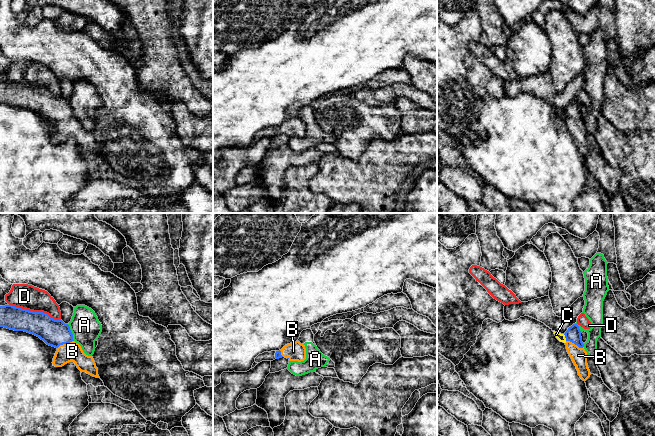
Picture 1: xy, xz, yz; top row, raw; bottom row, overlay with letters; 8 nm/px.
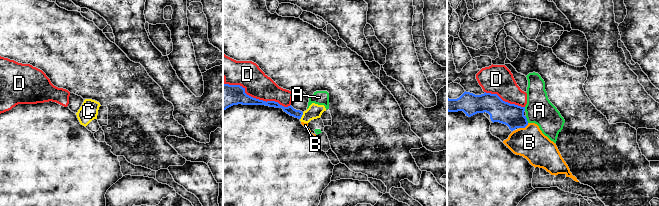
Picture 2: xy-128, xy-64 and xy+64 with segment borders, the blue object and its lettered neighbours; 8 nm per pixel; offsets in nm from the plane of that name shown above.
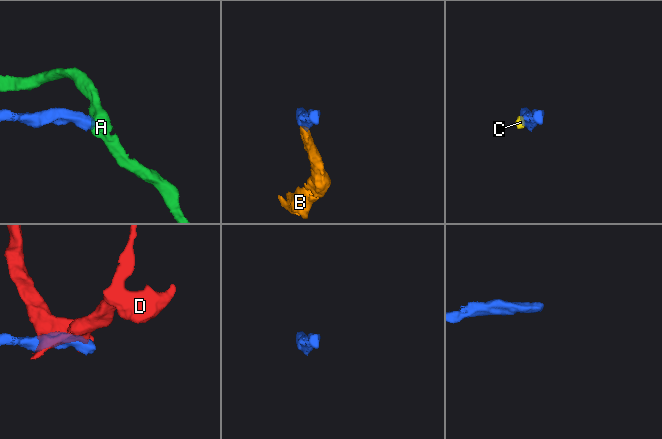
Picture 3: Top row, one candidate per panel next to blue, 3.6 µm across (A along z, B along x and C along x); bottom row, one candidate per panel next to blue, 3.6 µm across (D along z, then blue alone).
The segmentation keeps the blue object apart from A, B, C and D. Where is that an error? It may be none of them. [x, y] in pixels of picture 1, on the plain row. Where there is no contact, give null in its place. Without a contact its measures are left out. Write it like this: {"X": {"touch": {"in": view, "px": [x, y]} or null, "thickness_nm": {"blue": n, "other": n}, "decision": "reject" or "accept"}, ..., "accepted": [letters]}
{"A": {"touch": {"in": "xy", "px": [71, 108]}, "thickness_nm": {"blue": 220, "other": 240}, "decision": "reject"}, "B": {"touch": {"in": "yz", "px": [575, 120]}, "thickness_nm": {"blue": 120, "other": 130}, "decision": "accept"}, "C": {"touch": {"in": "yz", "px": [565, 113]}, "thickness_nm": {"blue": 120, "other": 60}, "decision": "reject"}, "D": {"touch": {"in": "xy", "px": [35, 88]}, "thickness_nm": {"blue": 220, "other": 200}, "decision": "reject"}, "accepted": ["B"]}

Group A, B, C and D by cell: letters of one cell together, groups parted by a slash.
A C / B / D

